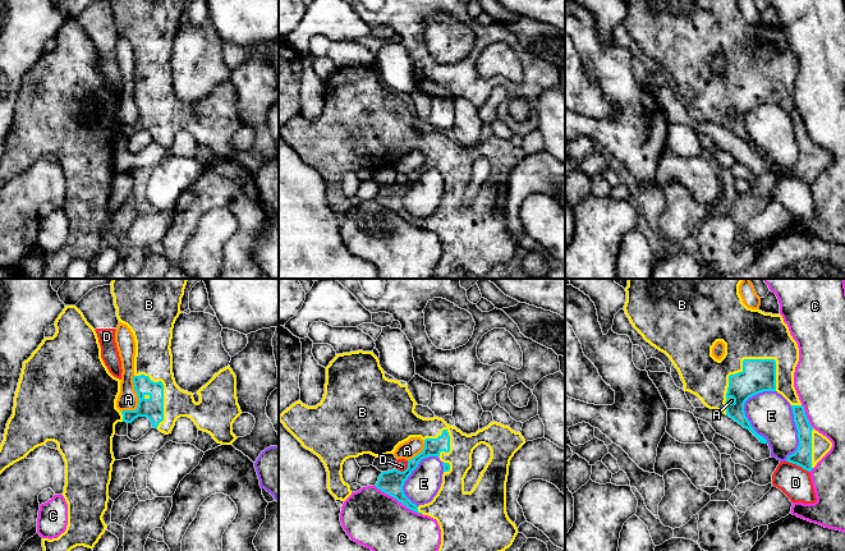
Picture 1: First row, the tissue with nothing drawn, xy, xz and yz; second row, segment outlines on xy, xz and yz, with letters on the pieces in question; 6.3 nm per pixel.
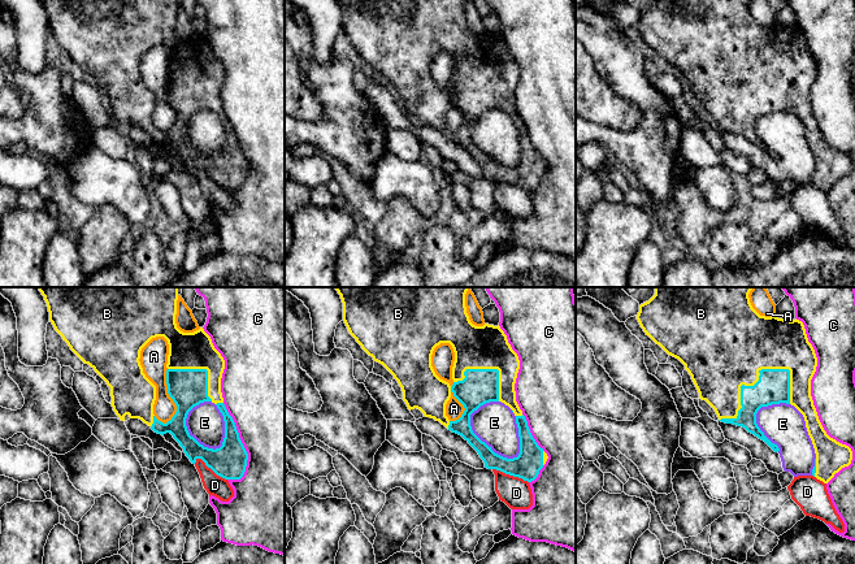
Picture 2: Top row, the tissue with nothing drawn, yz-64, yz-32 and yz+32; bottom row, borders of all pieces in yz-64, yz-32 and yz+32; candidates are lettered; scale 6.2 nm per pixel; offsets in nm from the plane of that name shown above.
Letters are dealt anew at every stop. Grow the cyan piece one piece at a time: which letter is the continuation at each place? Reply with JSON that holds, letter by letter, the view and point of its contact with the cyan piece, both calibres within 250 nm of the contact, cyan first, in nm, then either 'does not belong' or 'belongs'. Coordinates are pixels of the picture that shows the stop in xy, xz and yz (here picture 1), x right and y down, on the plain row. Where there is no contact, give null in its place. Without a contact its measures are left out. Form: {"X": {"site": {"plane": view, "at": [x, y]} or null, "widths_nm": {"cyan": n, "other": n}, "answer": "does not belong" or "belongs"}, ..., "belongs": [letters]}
{"A": {"site": {"plane": "xy", "at": [138, 111]}, "widths_nm": {"cyan": 140, "other": 130}, "answer": "does not belong"}, "B": {"site": {"plane": "yz", "at": [736, 87]}, "widths_nm": {"cyan": 200, "other": 300}, "answer": "belongs"}, "C": {"site": {"plane": "xz", "at": [398, 214]}, "widths_nm": {"cyan": 150, "other": 380}, "answer": "does not belong"}, "D": {"site": {"plane": "yz", "at": [798, 178]}, "widths_nm": {"cyan": 110, "other": 200}, "answer": "does not belong"}, "E": {"site": {"plane": "yz", "at": [743, 122]}, "widths_nm": {"cyan": 200, "other": 280}, "answer": "does not belong"}, "belongs": ["B"]}

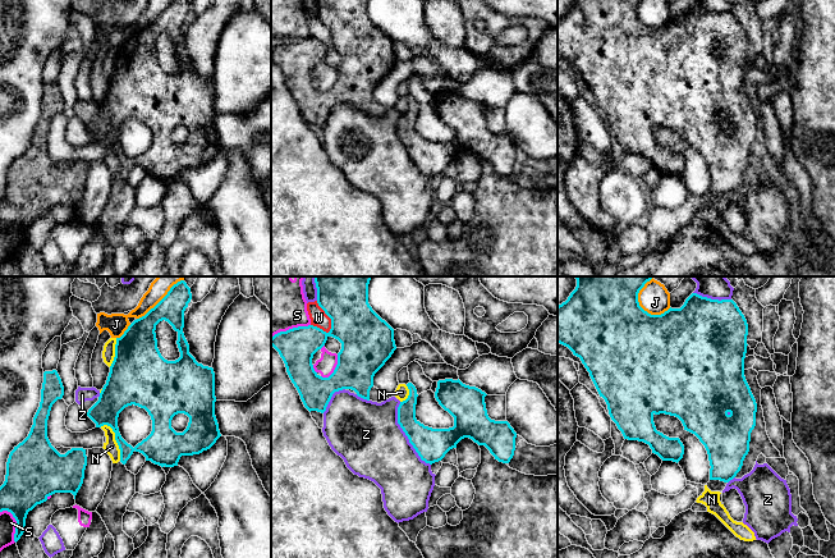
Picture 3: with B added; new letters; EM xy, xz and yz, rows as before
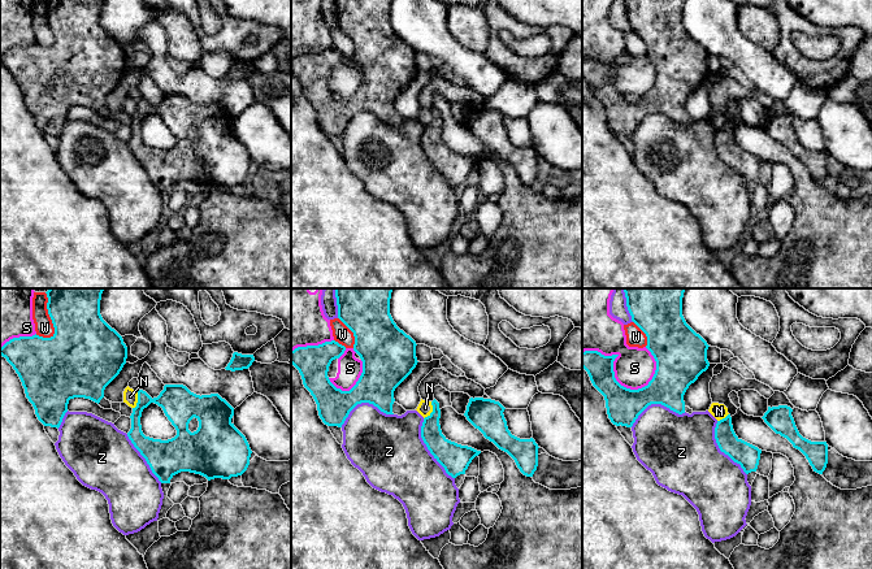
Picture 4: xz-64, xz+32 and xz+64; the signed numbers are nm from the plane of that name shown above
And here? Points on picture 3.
{"J": {"site": {"plane": "yz", "at": [650, 27]}, "widths_nm": {"cyan": 500, "other": 180}, "answer": "does not belong"}, "N": {"site": {"plane": "xy", "at": [115, 152]}, "widths_nm": {"cyan": 180, "other": 90}, "answer": "does not belong"}, "S": {"site": {"plane": "xy", "at": [17, 237]}, "widths_nm": {"cyan": 280, "other": 100}, "answer": "does not belong"}, "W": {"site": {"plane": "xz", "at": [329, 30]}, "widths_nm": {"cyan": 300, "other": 100}, "answer": "does not belong"}, "Z": {"site": {"plane": "xz", "at": [405, 147]}, "widths_nm": {"cyan": 200, "other": 420}, "answer": "does not belong"}, "belongs": []}

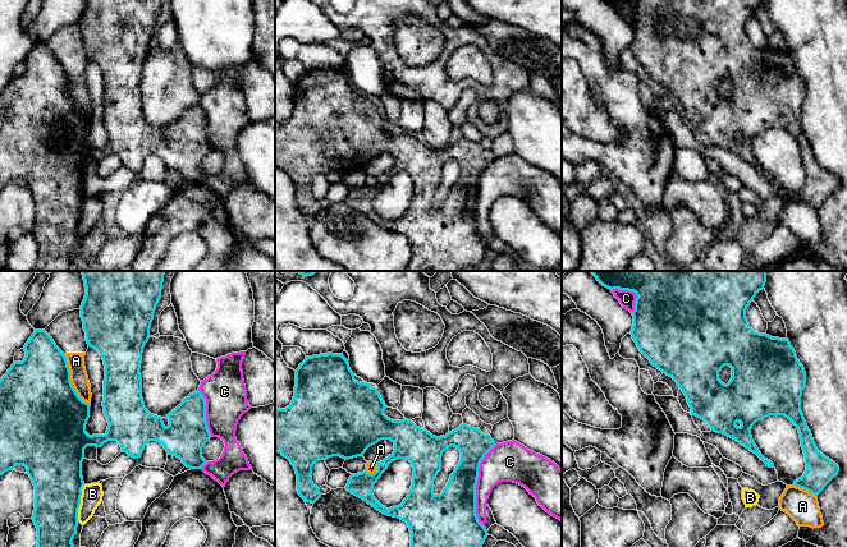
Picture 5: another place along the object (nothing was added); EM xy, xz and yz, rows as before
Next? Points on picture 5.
{"A": {"site": {"plane": "xy", "at": [69, 95]}, "widths_nm": {"cyan": 500, "other": 110}, "answer": "does not belong"}, "B": {"site": {"plane": "xy", "at": [79, 216]}, "widths_nm": {"cyan": 320, "other": 130}, "answer": "does not belong"}, "C": {"site": {"plane": "xz", "at": [475, 200]}, "widths_nm": {"cyan": 320, "other": 240}, "answer": "does not belong"}, "belongs": []}

